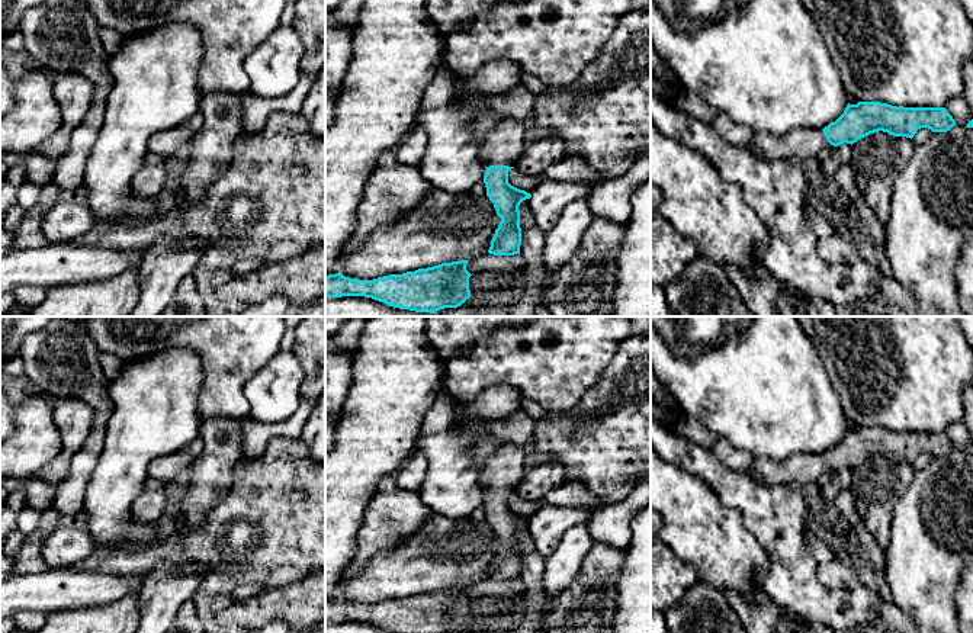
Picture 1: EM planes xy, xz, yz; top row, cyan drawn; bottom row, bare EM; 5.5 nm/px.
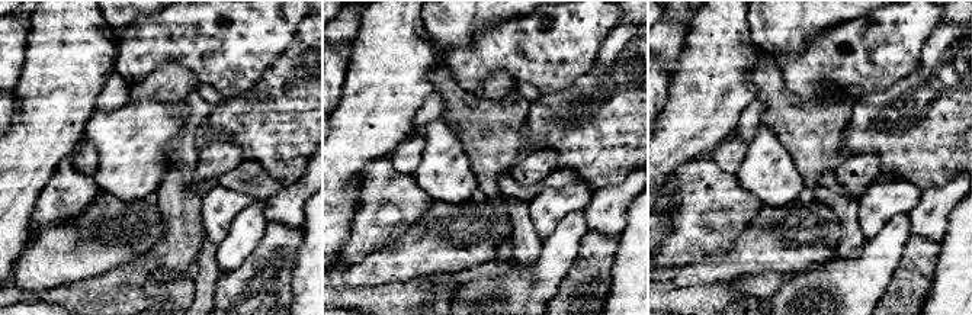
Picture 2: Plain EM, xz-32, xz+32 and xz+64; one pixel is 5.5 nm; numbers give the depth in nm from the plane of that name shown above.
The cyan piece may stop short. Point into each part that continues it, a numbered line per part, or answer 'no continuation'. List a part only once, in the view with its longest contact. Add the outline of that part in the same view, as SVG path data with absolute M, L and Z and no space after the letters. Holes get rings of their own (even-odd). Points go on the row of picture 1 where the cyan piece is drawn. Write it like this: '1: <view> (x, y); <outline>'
1: xz (500, 147); M521 83L507 93L484 94L500 116L497 126L484 135L479 158L485 167L510 166L524 148L524 121L533 112L536 94Z

